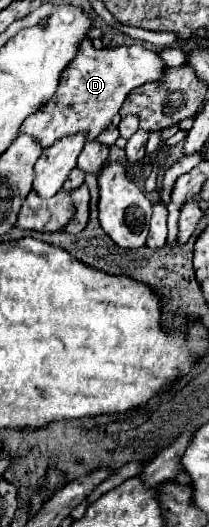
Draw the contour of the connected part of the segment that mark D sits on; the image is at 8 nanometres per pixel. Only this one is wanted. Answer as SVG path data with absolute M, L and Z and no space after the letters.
M84 39L78 47L74 63L62 71L62 81L58 83L54 99L30 115L30 119L22 123L22 131L18 135L34 135L34 139L38 139L44 149L54 145L58 139L78 131L86 135L86 141L94 141L112 123L112 117L118 113L128 93L148 81L158 81L164 67L166 65L158 53L150 51L148 47L122 45L94 49L92 43Z

